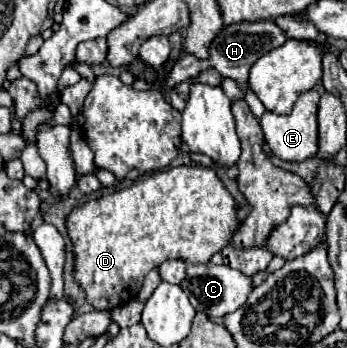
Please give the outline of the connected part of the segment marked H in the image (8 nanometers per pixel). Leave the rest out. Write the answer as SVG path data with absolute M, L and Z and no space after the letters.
M242 21L242 23L226 25L226 27L214 37L214 41L212 41L212 45L210 45L210 57L208 57L208 59L198 59L198 57L186 53L180 61L176 61L176 65L174 65L174 69L172 69L172 73L170 73L170 77L168 77L168 81L166 81L164 85L156 87L156 85L150 85L150 83L142 81L142 79L136 79L136 81L132 83L132 87L134 87L134 89L160 89L160 91L164 91L164 89L172 89L174 85L186 81L186 79L192 79L192 77L198 75L200 71L214 69L214 71L218 71L222 77L232 77L232 79L244 89L244 93L246 93L246 103L248 103L250 111L254 113L256 119L260 119L260 117L264 115L266 107L264 107L262 101L246 87L246 83L248 83L248 73L250 73L250 67L256 63L258 57L266 55L266 53L272 51L274 47L284 45L284 41L286 41L286 35L282 33L282 29L280 29L274 21L254 21L254 23Z

